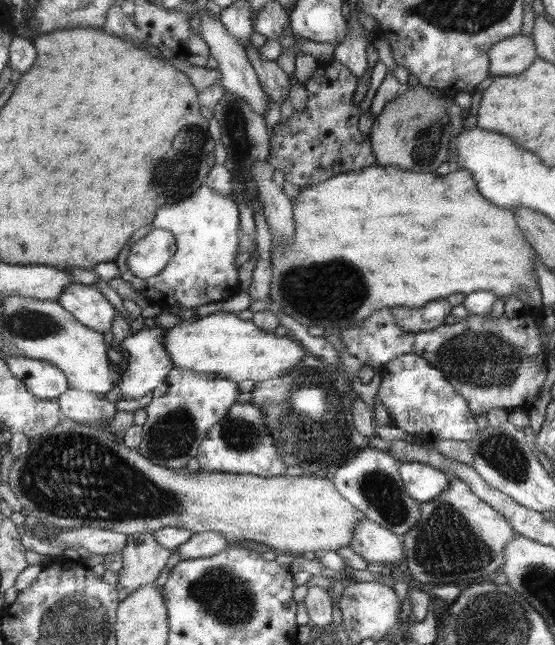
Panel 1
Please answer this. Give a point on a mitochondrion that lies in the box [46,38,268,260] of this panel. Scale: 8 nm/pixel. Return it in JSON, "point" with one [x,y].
{"point":[178,173]}

